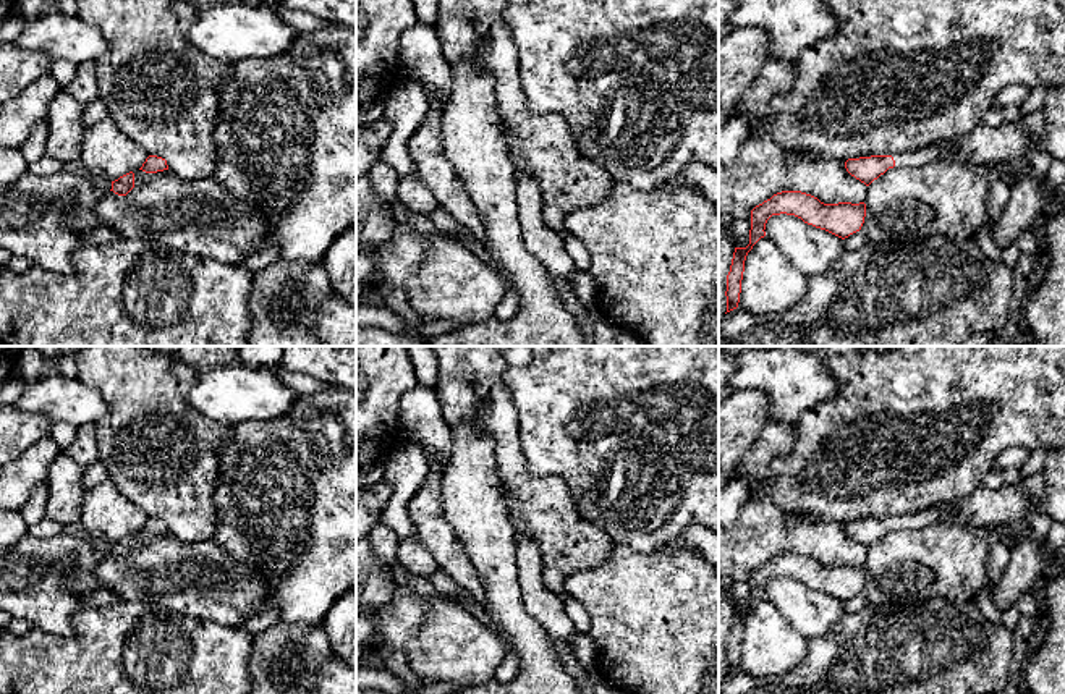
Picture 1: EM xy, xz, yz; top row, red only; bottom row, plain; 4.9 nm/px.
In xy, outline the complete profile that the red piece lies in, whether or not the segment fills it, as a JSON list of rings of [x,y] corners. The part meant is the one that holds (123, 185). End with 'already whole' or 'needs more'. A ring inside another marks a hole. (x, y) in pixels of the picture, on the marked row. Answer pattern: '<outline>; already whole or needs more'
[[[129,171],[118,180],[112,181],[112,189],[118,196],[126,196],[134,188],[134,173]]]; already whole

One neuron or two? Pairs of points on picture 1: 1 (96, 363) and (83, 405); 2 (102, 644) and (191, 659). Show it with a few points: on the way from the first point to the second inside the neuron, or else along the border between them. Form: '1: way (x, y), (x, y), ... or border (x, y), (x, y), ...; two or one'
1: border (76, 377), (104, 400), (107, 414), (101, 421); two
2: way (125, 659), (169, 659); one

